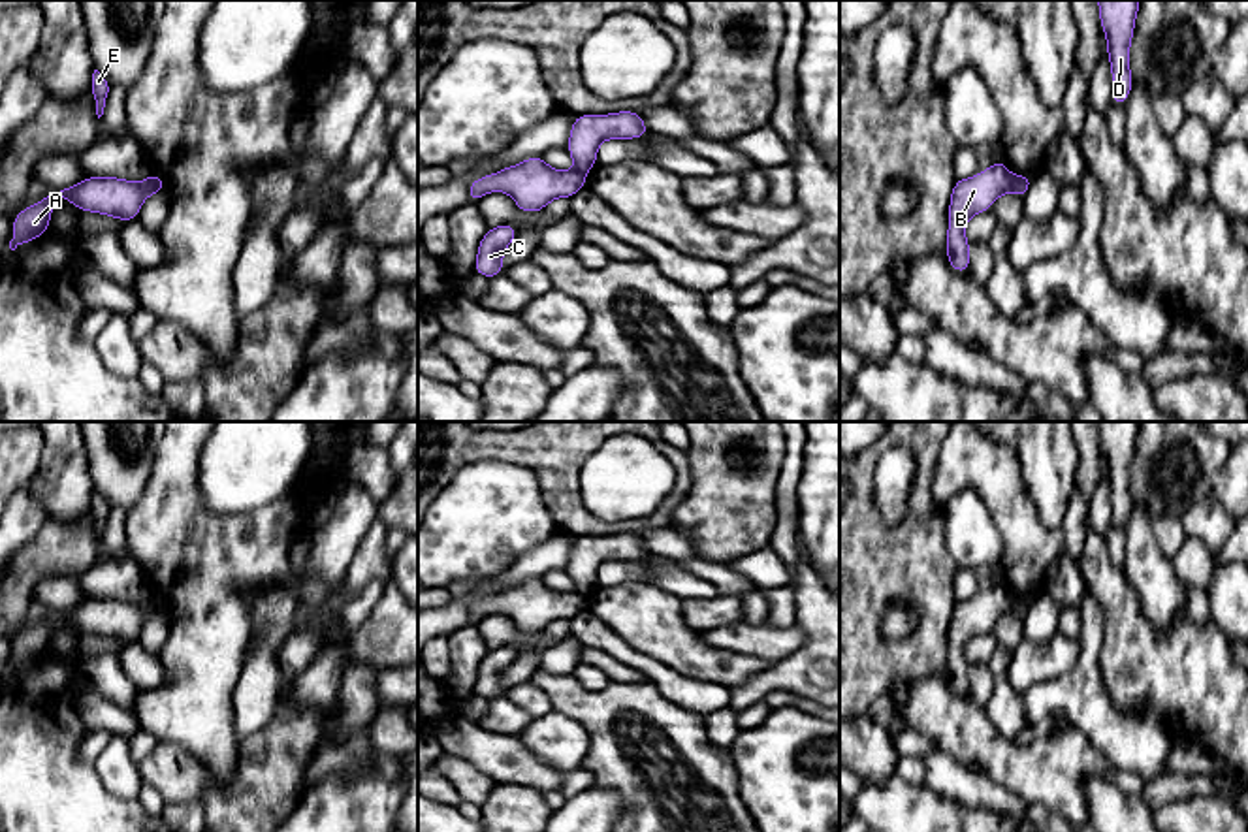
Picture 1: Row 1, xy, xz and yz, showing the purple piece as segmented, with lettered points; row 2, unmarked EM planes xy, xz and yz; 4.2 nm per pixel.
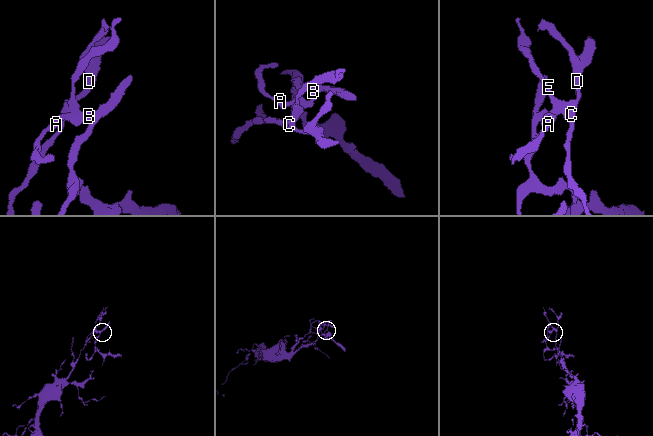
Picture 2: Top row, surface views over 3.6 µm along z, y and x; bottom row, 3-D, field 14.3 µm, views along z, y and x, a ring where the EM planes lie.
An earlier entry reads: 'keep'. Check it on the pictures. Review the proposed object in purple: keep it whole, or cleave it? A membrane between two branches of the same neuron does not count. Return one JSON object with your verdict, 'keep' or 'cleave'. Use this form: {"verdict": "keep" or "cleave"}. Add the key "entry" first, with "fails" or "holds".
{"entry": "fails", "verdict": "cleave"}

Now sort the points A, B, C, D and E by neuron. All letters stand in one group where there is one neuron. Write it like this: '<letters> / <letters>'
A C D E / B

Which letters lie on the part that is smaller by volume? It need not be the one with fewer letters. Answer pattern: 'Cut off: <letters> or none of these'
Cut off: B

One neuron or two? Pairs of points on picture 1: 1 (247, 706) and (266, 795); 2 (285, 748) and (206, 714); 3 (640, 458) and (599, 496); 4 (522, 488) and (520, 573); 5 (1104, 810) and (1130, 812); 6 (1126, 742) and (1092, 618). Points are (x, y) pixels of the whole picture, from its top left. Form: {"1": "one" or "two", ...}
{"1": "two", "2": "two", "3": "one", "4": "two", "5": "one", "6": "one"}

